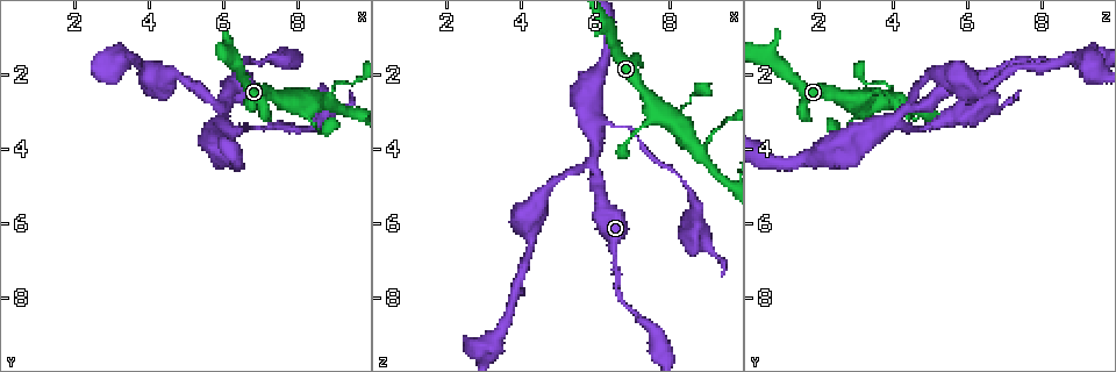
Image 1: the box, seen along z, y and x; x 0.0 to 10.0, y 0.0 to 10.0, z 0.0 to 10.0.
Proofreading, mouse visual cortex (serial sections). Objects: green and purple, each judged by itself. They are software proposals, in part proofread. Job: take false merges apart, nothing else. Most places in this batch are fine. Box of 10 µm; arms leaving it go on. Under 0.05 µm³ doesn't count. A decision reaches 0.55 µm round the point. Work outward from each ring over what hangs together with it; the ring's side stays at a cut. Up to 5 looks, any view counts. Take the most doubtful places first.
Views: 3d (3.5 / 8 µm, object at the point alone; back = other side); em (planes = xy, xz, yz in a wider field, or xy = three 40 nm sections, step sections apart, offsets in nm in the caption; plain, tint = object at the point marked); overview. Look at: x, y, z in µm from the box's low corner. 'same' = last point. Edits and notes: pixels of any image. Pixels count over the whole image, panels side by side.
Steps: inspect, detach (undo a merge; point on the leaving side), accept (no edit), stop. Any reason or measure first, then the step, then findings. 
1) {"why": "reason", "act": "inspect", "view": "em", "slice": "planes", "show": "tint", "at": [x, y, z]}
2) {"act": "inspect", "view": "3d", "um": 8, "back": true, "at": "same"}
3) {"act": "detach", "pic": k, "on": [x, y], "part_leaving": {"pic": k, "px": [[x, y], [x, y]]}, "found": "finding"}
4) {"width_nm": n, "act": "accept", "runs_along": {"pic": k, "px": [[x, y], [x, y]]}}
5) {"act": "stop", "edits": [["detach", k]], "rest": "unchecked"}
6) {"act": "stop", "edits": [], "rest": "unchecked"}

{"why": "sudden change in width", "act": "inspect", "view": "3d", "um": 3.5, "at": [6.85, 3.45, 3.35]}

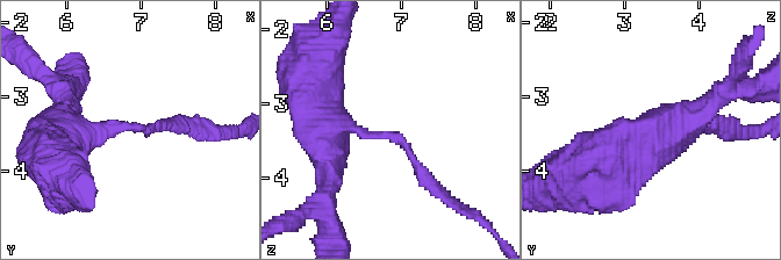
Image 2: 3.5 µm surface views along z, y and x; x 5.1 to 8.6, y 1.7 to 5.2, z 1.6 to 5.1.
{"arm_widths_nm": [200, 500], "why": "need the tissue", "act": "inspect", "view": "em", "slice": "xy", "step": 1, "show": "tint", "at": [6.85, 3.45, 3.40]}

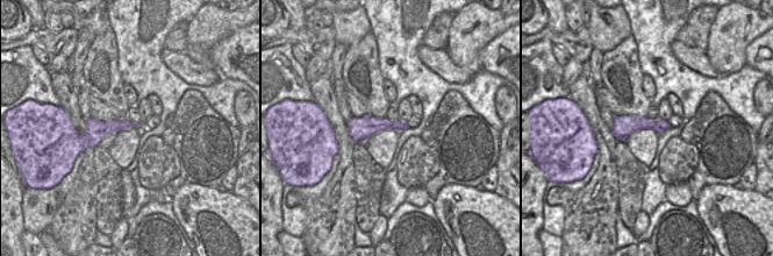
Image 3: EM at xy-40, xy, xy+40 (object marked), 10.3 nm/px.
{"width_nm": 220, "act": "accept", "runs_along": {"pic": 2, "px": [[325, 144], [332, 125], [400, 138], [439, 192]]}, "found": "one cell here"}

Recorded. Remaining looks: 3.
{"why": "a fork", "act": "inspect", "view": "3d", "um": 3.5, "at": [8.80, 2.70, 4.00]}

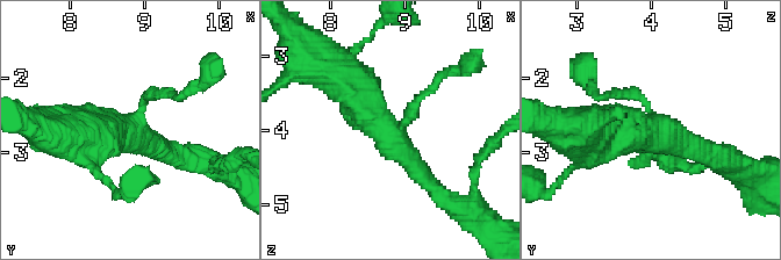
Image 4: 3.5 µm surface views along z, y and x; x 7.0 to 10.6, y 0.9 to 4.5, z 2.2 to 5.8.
{"arms": 3, "arm_widths_nm": [150, 250, 500], "act": "inspect", "view": "em", "slice": "xy", "step": 5, "show": "tint", "at": [8.75, 2.70, 4.05]}

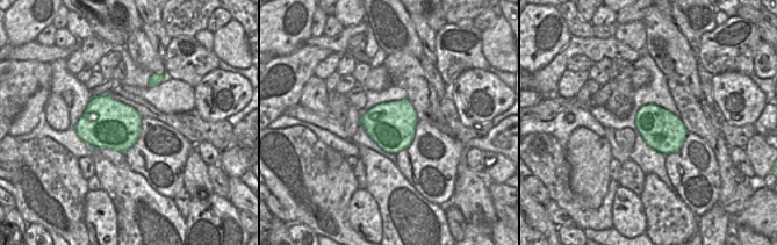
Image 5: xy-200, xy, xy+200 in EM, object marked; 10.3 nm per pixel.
{"act": "inspect", "view": "em", "slice": "xy", "step": 3, "show": "tint", "at": "same"}

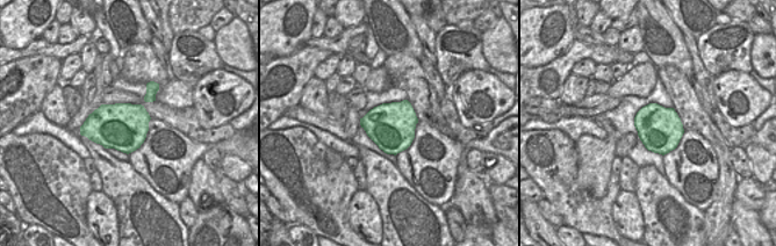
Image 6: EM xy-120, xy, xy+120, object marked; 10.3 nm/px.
{"width_nm": 480, "act": "accept", "runs_along": {"pic": 4, "px": [[341, 74], [434, 187]]}, "found": "one cell here"}

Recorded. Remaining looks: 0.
{"act": "stop", "edits": [], "rest": "unchecked"}

